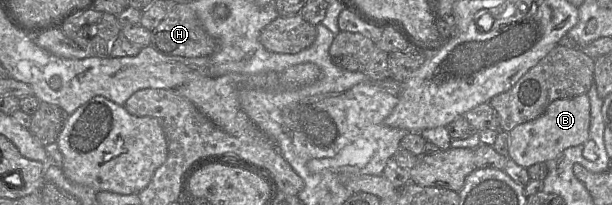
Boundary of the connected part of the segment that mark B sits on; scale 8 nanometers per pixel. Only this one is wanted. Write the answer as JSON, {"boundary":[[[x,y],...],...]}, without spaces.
{"boundary":[[[587,94],[555,100],[541,116],[509,132],[508,158],[526,169],[537,163],[545,163],[555,159],[567,148],[585,143],[589,137],[589,127],[590,101]]]}

